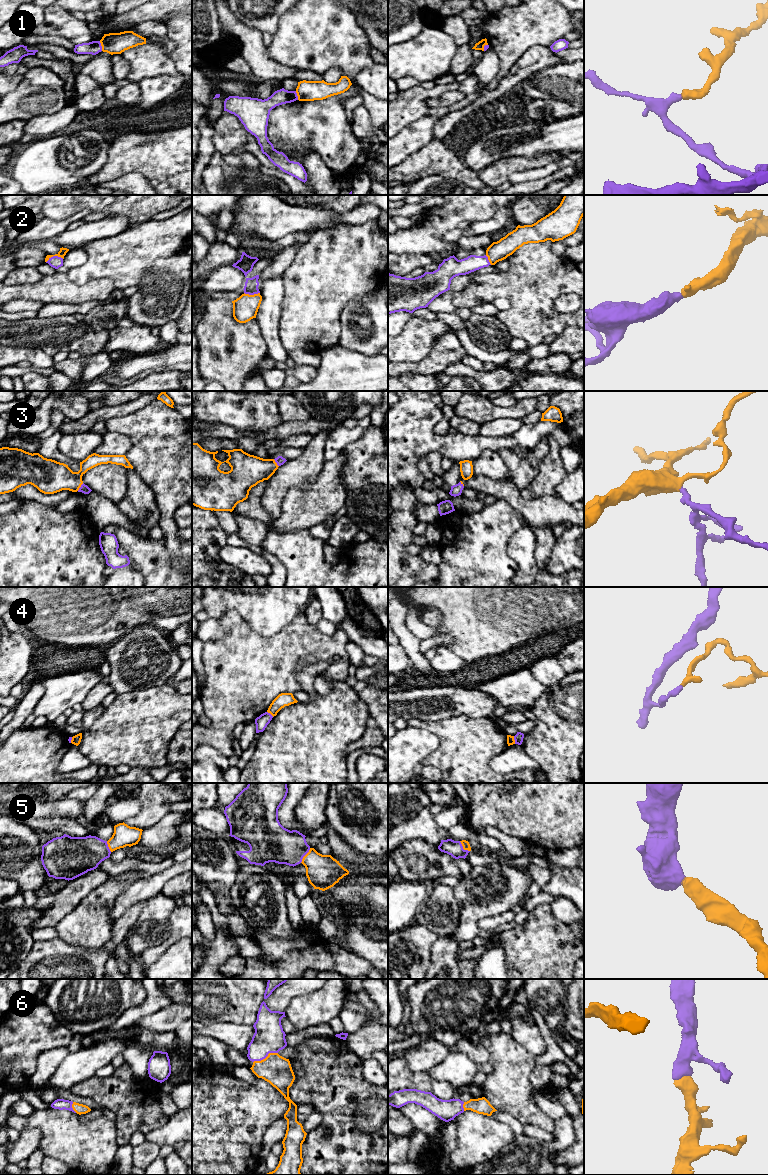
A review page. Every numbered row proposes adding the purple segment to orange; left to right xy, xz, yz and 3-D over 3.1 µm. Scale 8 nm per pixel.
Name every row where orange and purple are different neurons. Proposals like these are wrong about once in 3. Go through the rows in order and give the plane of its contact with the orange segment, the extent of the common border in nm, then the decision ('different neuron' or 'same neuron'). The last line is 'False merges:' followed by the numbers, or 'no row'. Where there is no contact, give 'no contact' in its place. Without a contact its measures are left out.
1: meets orange in xy; contact 80 nm long; different neuron
2: meets orange in xy; contact 150 nm long; same neuron
3: meets orange in xy; contact 80 nm long; same neuron
4: meets orange in yz; contact 70 nm long; different neuron
5: meets orange in xz; contact 150 nm long; same neuron
6: meets orange in xz; contact 220 nm long; same neuron
False merges: 1, 4

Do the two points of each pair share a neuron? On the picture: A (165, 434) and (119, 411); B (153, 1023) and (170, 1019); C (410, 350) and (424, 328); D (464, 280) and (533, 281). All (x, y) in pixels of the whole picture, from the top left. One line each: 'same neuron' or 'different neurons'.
A: different neurons
B: same neuron
C: same neuron
D: different neurons

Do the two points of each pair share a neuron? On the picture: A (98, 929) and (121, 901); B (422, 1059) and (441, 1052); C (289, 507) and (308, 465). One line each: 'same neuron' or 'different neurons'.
A: different neurons
B: same neuron
C: different neurons

